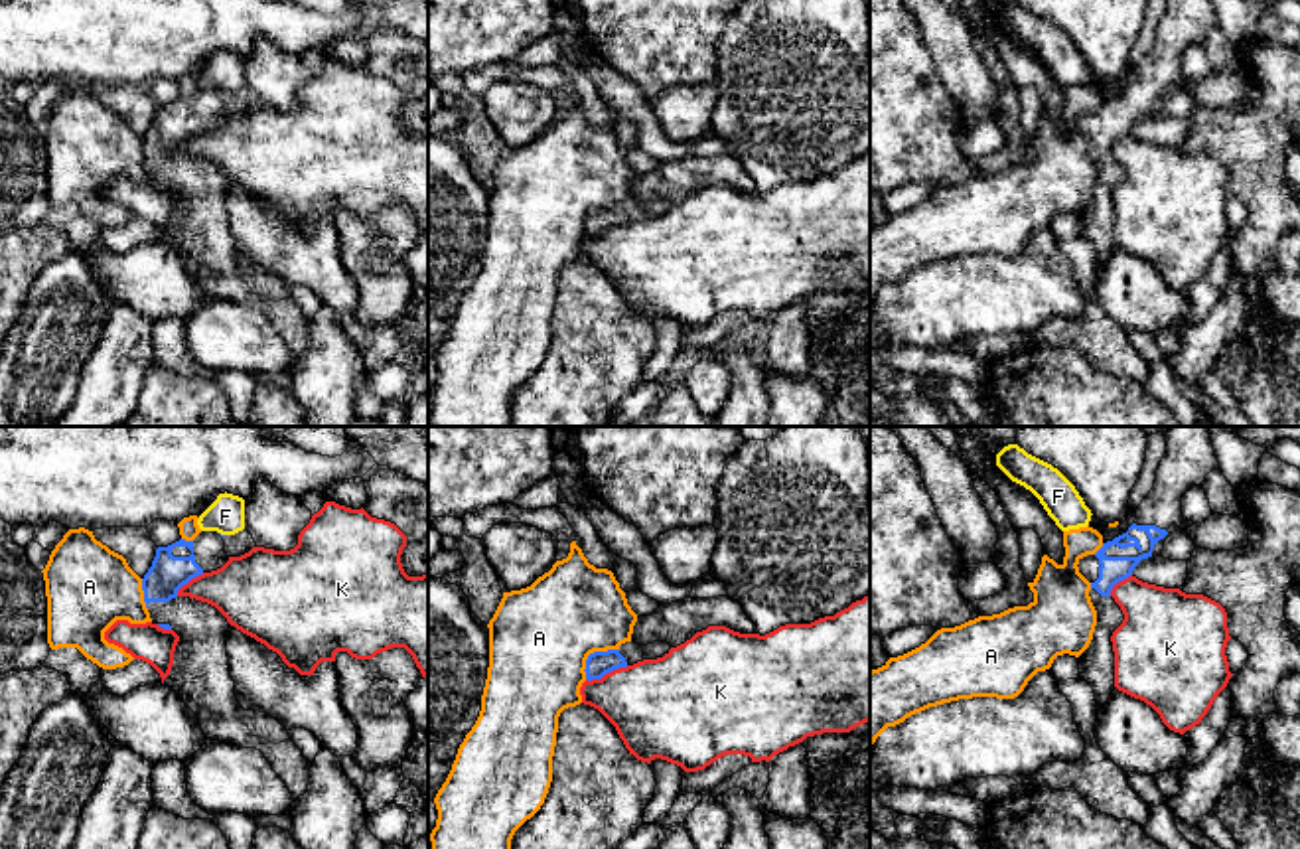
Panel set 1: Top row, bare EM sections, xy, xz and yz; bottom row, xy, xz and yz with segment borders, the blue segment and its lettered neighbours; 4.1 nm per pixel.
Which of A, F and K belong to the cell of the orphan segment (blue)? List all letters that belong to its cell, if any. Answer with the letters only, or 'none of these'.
none of these

